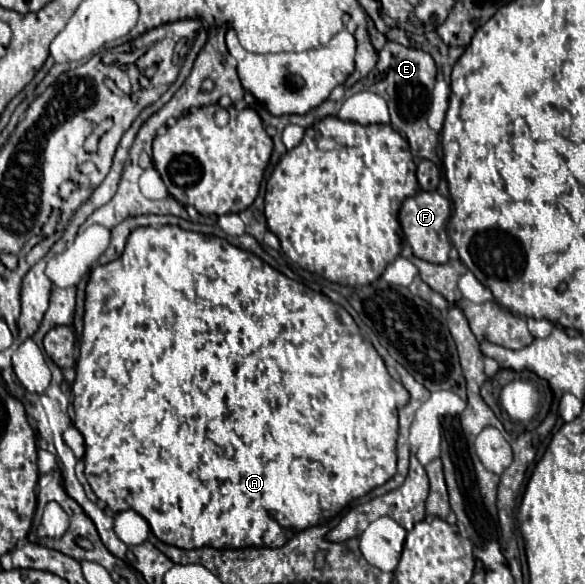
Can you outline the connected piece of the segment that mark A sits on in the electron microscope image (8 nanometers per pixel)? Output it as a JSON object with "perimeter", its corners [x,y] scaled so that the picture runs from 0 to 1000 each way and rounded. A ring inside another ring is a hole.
{"perimeter":[[[280,385],[274,392],[263,389],[236,389],[222,399],[212,433],[181,450],[181,454],[168,454],[157,461],[150,485],[147,485],[147,519],[144,519],[144,567],[140,567],[140,584],[137,584],[137,611],[130,622],[130,652],[123,659],[123,673],[126,673],[126,731],[140,741],[144,748],[144,813],[147,824],[154,827],[157,841],[164,844],[164,851],[171,858],[181,861],[181,868],[191,878],[205,878],[215,872],[232,875],[236,882],[243,882],[256,906],[263,909],[263,916],[297,937],[308,940],[332,940],[332,937],[369,937],[369,940],[407,940],[407,937],[482,937],[489,926],[496,926],[503,916],[509,916],[513,909],[547,899],[550,885],[568,885],[578,875],[585,875],[595,861],[602,861],[605,854],[626,848],[629,841],[636,841],[639,834],[656,830],[663,820],[674,817],[677,810],[677,752],[680,752],[680,700],[691,697],[701,683],[701,673],[687,663],[687,656],[680,656],[677,649],[667,646],[653,611],[643,604],[643,598],[626,587],[615,577],[612,557],[605,553],[602,539],[581,526],[578,519],[564,515],[557,505],[526,495],[523,488],[492,478],[489,471],[475,467],[472,461],[465,461],[458,450],[451,450],[444,440],[438,440],[427,430],[407,426],[400,420],[393,420],[386,409],[366,406],[366,402],[345,402],[345,399],[328,399],[328,396],[315,396],[308,389],[294,389],[294,385]]]}

